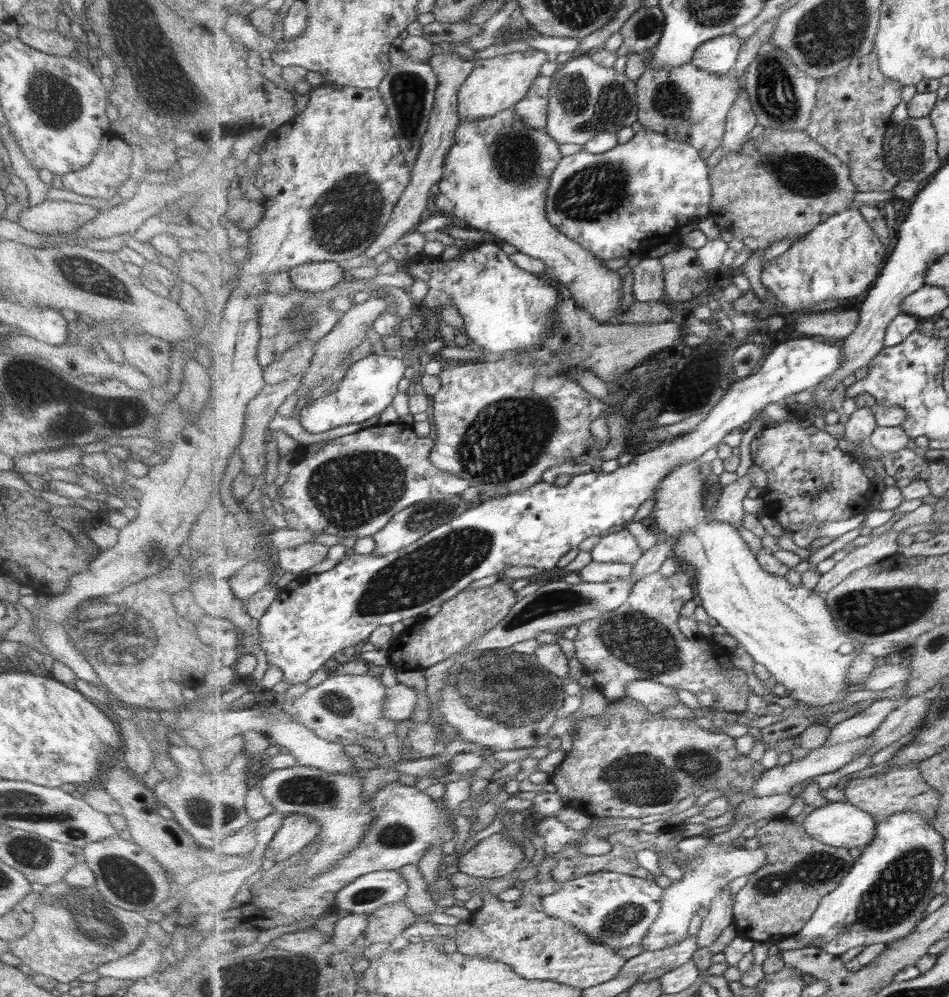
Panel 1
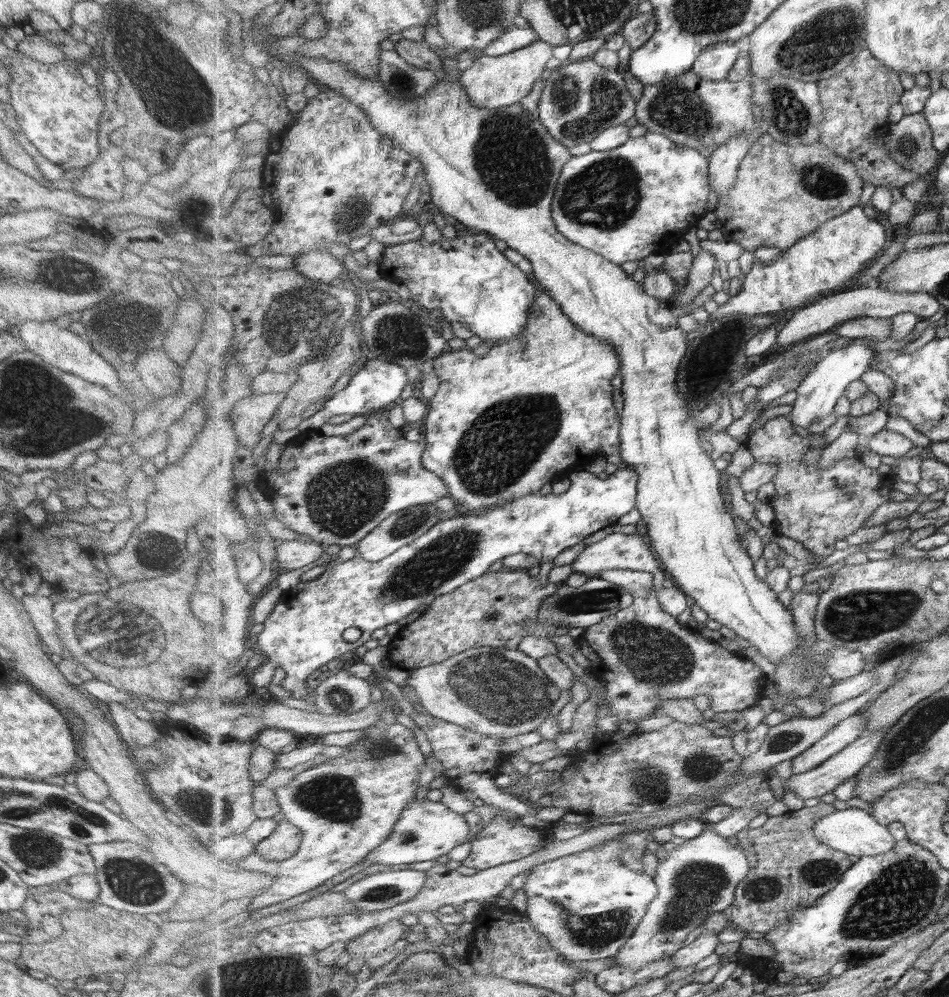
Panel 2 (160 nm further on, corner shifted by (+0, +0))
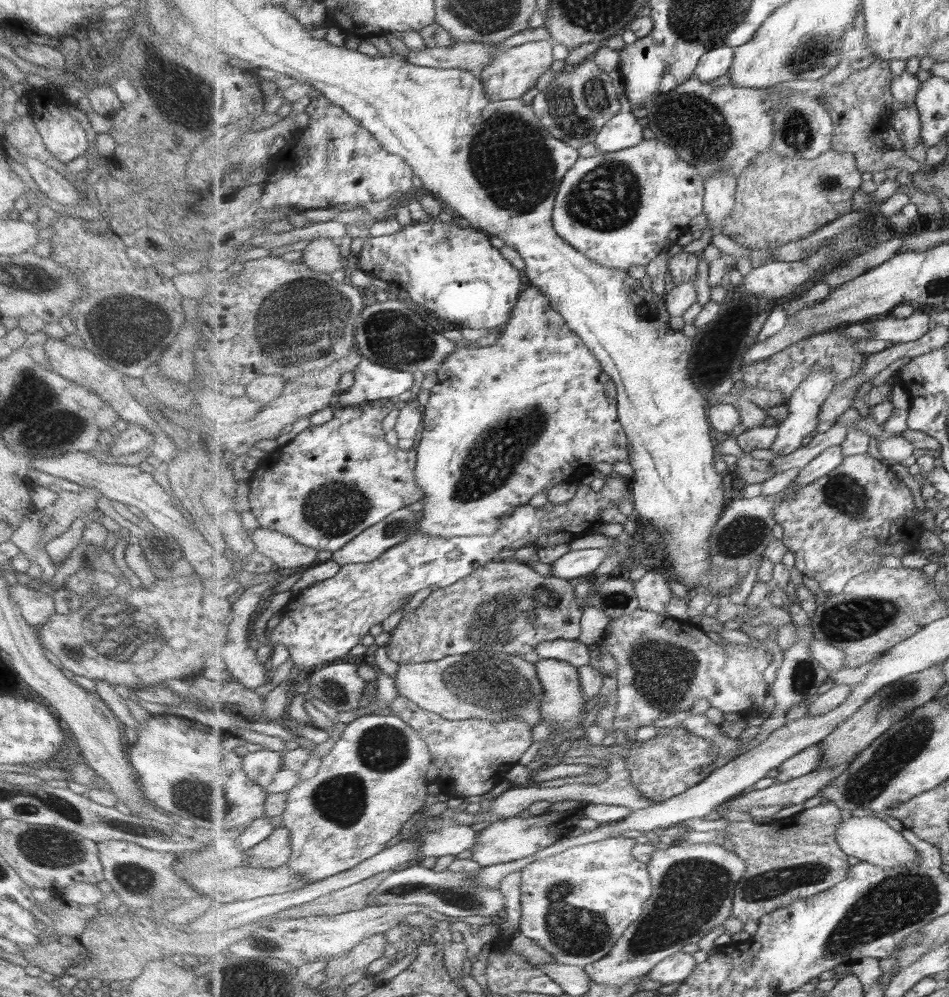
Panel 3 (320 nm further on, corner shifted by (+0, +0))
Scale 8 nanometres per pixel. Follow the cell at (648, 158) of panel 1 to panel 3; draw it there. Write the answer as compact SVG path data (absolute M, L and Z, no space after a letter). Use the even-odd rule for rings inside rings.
M656 138L645 139L641 144L633 148L627 148L619 152L598 152L594 157L580 157L573 165L573 168L564 176L561 183L560 191L556 196L554 213L552 216L554 227L569 244L572 244L579 252L588 256L593 262L606 266L607 268L618 268L619 270L627 271L633 266L648 266L652 260L655 260L664 248L671 247L676 244L681 234L689 232L689 224L693 218L697 218L699 214L704 213L704 196L706 193L705 178L700 175L700 171L695 168L689 161L683 160L676 148L670 144L665 144L665 141L657 140Z

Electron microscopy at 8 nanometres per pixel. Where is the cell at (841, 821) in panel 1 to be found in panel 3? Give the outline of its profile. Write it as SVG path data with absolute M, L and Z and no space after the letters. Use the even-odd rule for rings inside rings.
M851 816L848 820L843 821L835 832L837 832L837 842L840 842L841 849L848 856L887 871L898 867L911 867L919 859L917 848L905 838L902 832L897 832L885 820L879 820L879 818L873 816L870 818L854 818Z

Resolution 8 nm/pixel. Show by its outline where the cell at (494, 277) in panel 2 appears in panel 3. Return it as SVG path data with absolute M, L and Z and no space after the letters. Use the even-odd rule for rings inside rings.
M436 218L412 223L392 235L369 237L357 254L360 269L380 278L409 294L412 305L421 305L449 323L460 323L465 328L501 330L511 320L518 298L525 290L523 274L507 260L500 249L489 242L490 235L471 226L461 228L455 222L441 222Z

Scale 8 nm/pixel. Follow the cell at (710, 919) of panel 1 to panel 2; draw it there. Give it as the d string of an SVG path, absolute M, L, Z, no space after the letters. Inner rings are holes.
M703 931L699 938L688 946L680 948L672 955L672 965L674 968L695 966L701 960L705 960L709 954L713 954L717 946L719 946L719 934L717 932Z

